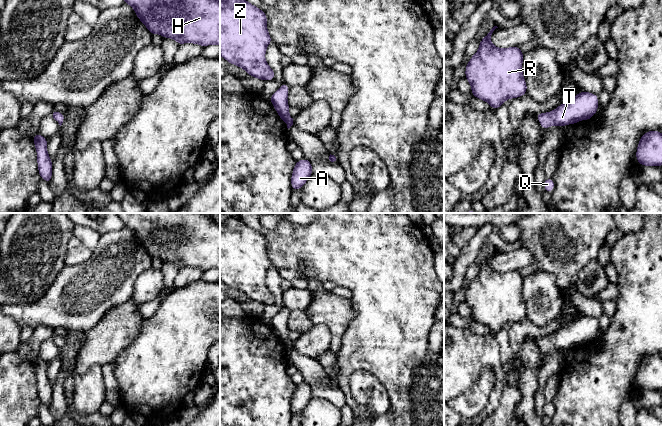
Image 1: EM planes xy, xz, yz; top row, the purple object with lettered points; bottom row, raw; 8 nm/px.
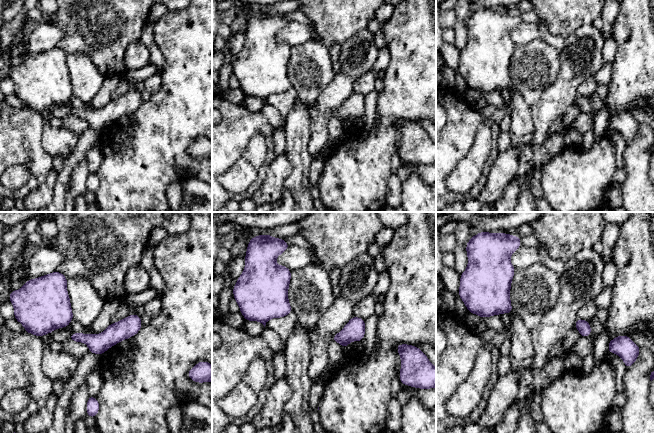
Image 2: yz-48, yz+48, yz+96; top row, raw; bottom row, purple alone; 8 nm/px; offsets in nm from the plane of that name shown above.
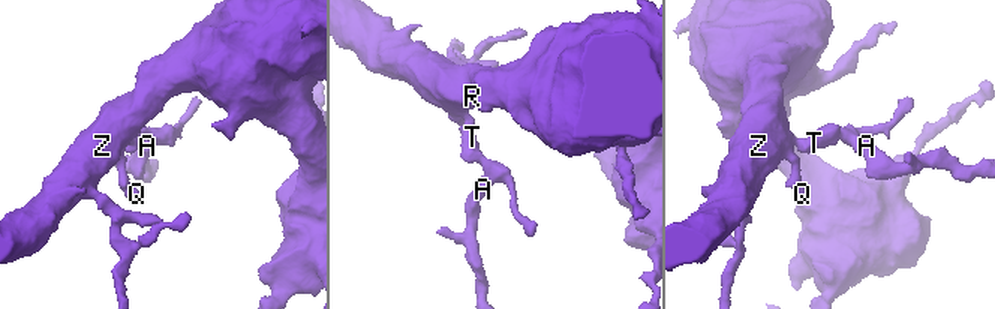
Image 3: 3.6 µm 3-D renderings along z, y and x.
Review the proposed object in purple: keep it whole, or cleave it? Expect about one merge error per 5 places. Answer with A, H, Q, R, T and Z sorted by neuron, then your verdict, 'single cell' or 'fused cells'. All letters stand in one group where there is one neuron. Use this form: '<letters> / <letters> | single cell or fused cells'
A H Q R T Z | single cell

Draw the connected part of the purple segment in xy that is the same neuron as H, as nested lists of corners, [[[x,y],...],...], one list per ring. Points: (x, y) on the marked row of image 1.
[[[124,0],[131,5],[136,16],[149,32],[160,34],[163,38],[174,39],[179,45],[193,43],[206,47],[216,44],[220,46],[220,0]]]

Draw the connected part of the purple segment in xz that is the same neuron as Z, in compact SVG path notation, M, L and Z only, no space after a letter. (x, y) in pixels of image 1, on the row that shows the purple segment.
M220 0L220 55L229 64L244 69L254 78L273 80L275 72L265 59L266 49L271 42L264 11L246 0Z

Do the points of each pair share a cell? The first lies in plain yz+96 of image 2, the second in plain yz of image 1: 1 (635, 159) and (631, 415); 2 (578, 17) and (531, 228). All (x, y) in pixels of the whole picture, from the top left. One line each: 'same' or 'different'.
1: different
2: same

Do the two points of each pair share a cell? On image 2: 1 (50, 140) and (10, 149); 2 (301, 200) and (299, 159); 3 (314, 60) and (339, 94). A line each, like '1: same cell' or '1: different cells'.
1: different cells
2: same cell
3: different cells

